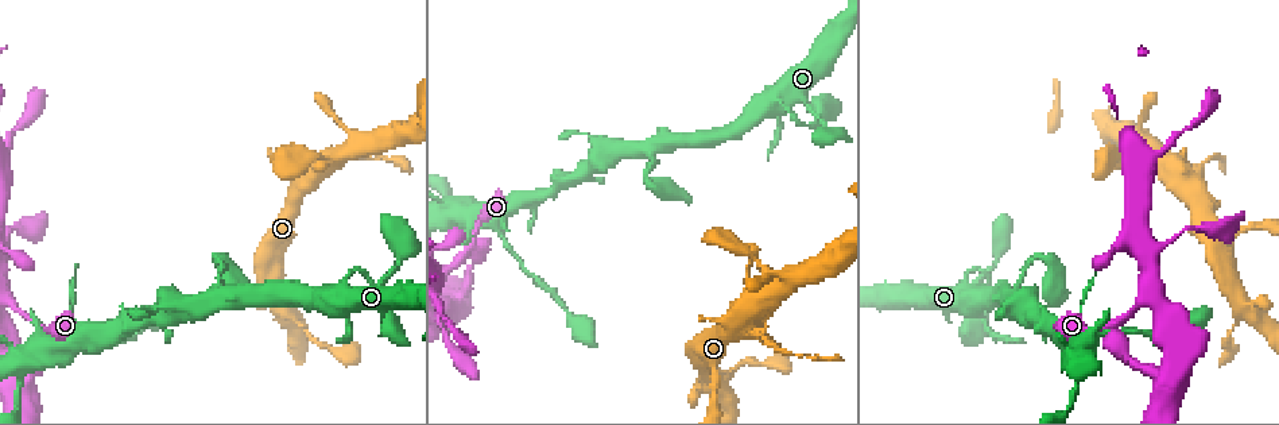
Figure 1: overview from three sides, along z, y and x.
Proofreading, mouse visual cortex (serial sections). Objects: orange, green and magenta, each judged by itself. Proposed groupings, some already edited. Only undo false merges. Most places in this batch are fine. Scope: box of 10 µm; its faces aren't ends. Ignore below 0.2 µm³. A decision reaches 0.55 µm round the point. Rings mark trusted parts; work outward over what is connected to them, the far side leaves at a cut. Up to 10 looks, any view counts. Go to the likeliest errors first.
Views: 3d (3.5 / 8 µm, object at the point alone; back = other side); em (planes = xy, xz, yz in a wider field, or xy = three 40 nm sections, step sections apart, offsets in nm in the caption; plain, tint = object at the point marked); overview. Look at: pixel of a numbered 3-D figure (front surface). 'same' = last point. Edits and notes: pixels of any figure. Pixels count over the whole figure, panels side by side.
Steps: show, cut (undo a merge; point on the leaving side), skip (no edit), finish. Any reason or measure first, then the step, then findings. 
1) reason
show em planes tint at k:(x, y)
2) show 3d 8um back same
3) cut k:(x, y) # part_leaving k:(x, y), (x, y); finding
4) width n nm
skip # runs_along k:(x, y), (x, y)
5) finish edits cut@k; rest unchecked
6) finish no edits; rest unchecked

thin neck
show 3d 3.5um at 1:(1114, 327)

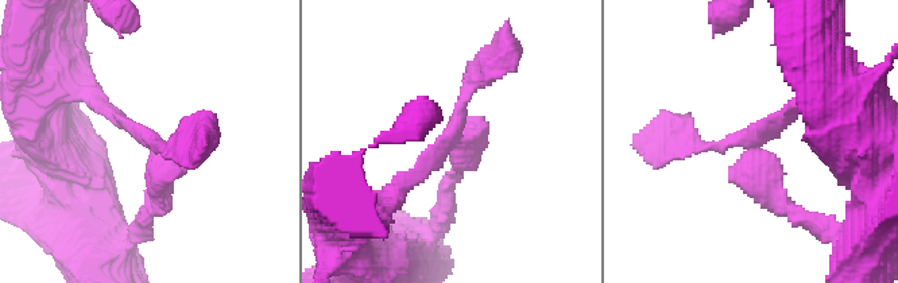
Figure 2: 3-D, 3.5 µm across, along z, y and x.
need the tissue
show em xy step 2 tint at 2:(751, 139)

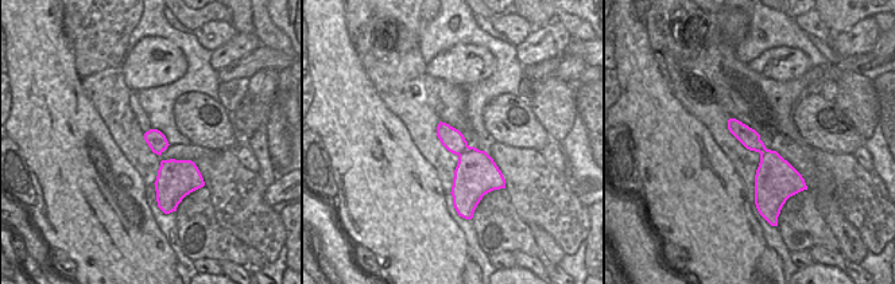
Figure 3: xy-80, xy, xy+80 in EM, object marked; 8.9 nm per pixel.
skip # one cell here

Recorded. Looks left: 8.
calibre changes
show 3d 3.5um at 1:(340, 154)

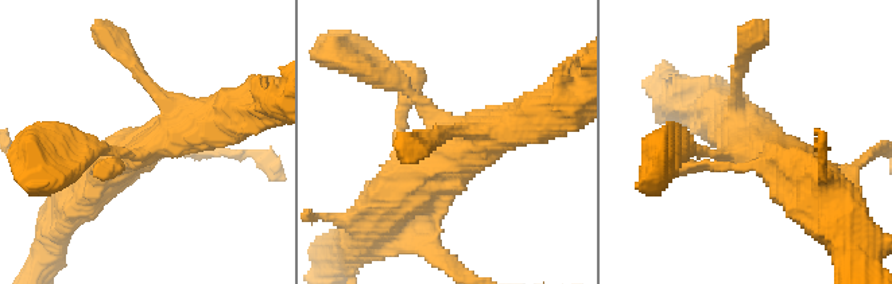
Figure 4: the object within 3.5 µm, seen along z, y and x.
need the tissue
show em planes tint at 4:(440, 162)

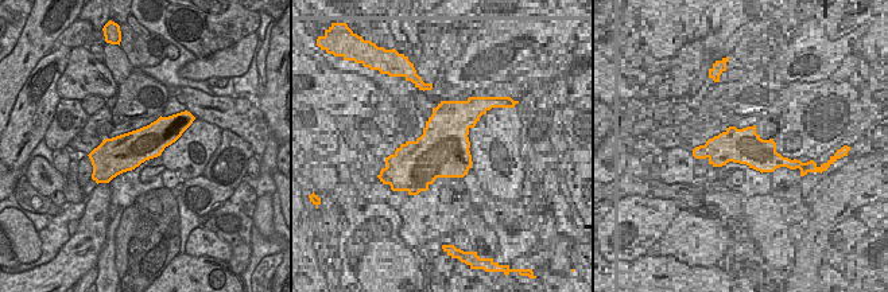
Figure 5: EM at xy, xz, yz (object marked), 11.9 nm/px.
show em xy step 3 tint same

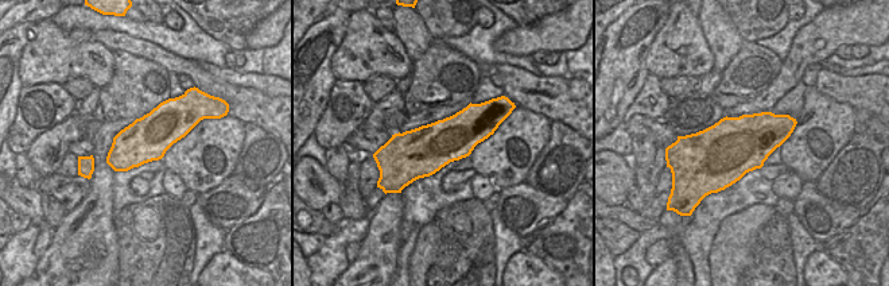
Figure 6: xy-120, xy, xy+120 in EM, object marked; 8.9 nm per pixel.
skip # runs_along 4:(377, 217), (439, 162), (514, 124); continuous, no second cell

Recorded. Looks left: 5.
three-way junction
show 3d 3.5um back at 1:(218, 300)

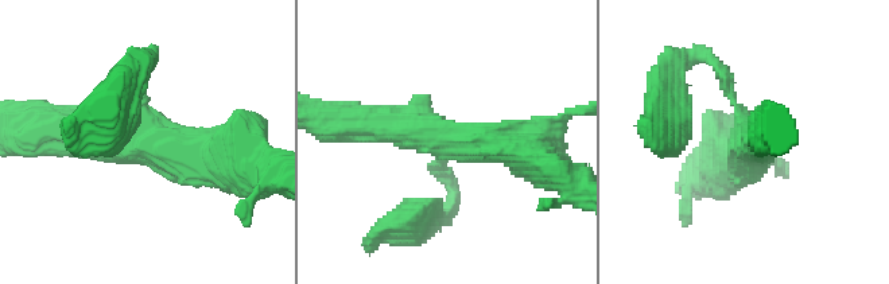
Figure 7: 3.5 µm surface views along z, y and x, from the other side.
need the tissue
show em xy step 5 plain at 7:(140, 136)

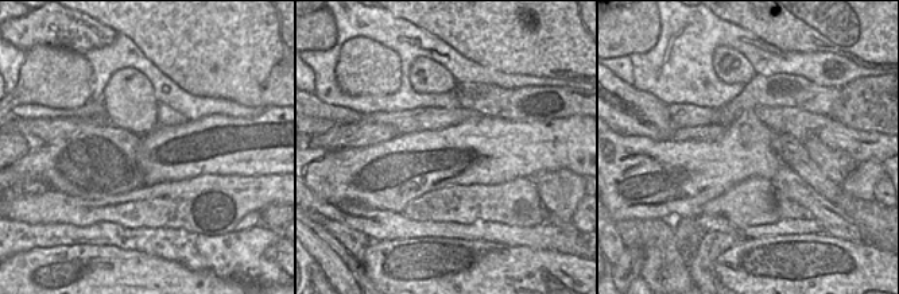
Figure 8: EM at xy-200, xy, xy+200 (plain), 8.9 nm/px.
show em xy step 5 tint same

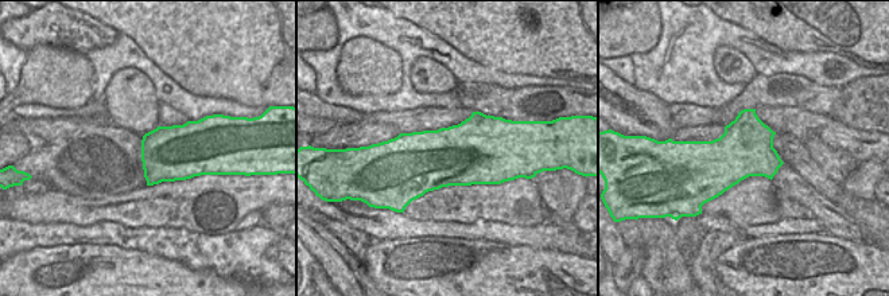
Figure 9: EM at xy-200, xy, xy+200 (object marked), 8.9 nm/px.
arm_widths 150, 450, 500 nm
skip # runs_along 7:(357, 124), (531, 155); all the same cell

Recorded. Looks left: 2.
sudden change in width
show 3d 3.5um at 1:(997, 262)

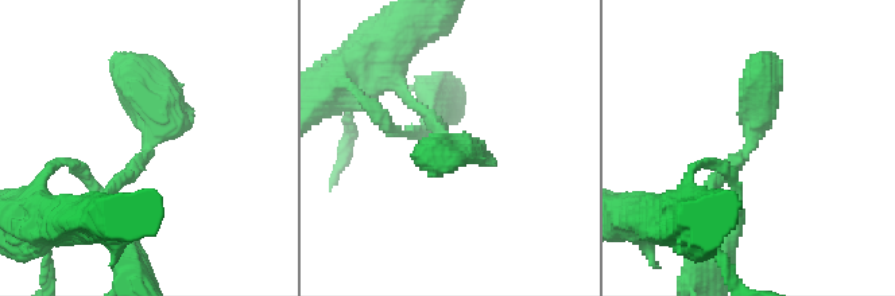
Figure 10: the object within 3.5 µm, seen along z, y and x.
show em xy step 3 tint at 10:(153, 142)

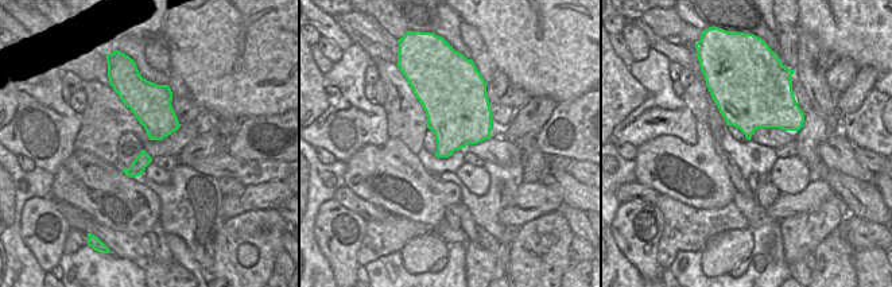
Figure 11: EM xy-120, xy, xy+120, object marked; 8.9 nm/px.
skip # runs_along 10:(702, 198), (754, 140), (764, 58); continuous, no second cell

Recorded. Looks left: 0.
finish no edits; rest unchecked

